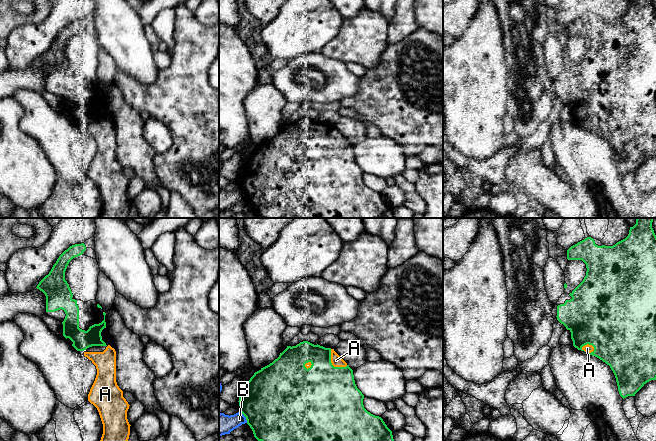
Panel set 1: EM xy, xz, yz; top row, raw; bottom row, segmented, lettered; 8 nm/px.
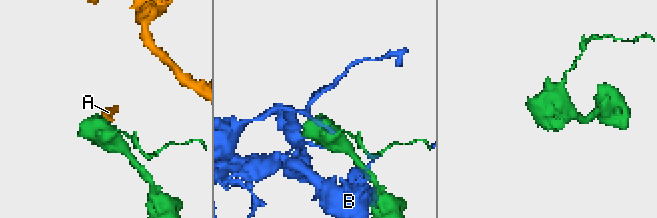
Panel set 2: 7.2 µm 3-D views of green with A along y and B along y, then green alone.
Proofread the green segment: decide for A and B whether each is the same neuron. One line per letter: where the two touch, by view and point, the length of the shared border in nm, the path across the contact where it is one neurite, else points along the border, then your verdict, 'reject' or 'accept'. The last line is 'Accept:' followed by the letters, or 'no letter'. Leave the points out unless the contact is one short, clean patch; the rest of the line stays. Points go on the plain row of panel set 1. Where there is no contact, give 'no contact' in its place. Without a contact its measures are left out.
A: contact xz (331, 139); length 200 nm; accept
B: contact xz (245, 192); length 110 nm; reject
Accept: A

